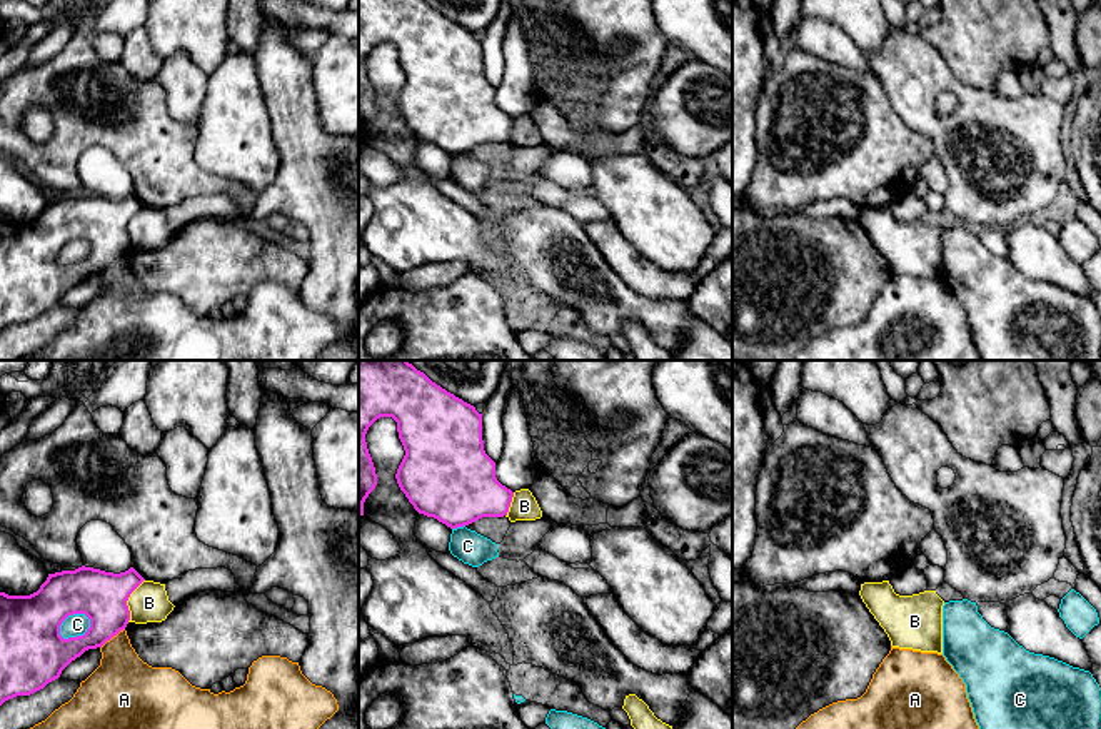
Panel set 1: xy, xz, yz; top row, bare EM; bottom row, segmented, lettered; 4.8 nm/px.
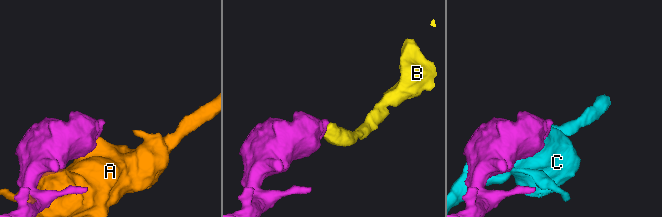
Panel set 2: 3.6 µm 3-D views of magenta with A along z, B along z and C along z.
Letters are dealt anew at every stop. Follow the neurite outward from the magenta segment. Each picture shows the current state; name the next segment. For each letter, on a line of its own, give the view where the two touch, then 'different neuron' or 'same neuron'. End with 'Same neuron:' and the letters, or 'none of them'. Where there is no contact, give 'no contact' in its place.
A: xy | different neuron
B: xy | different neuron
C: xy | different neuron
Same neuron: none of them

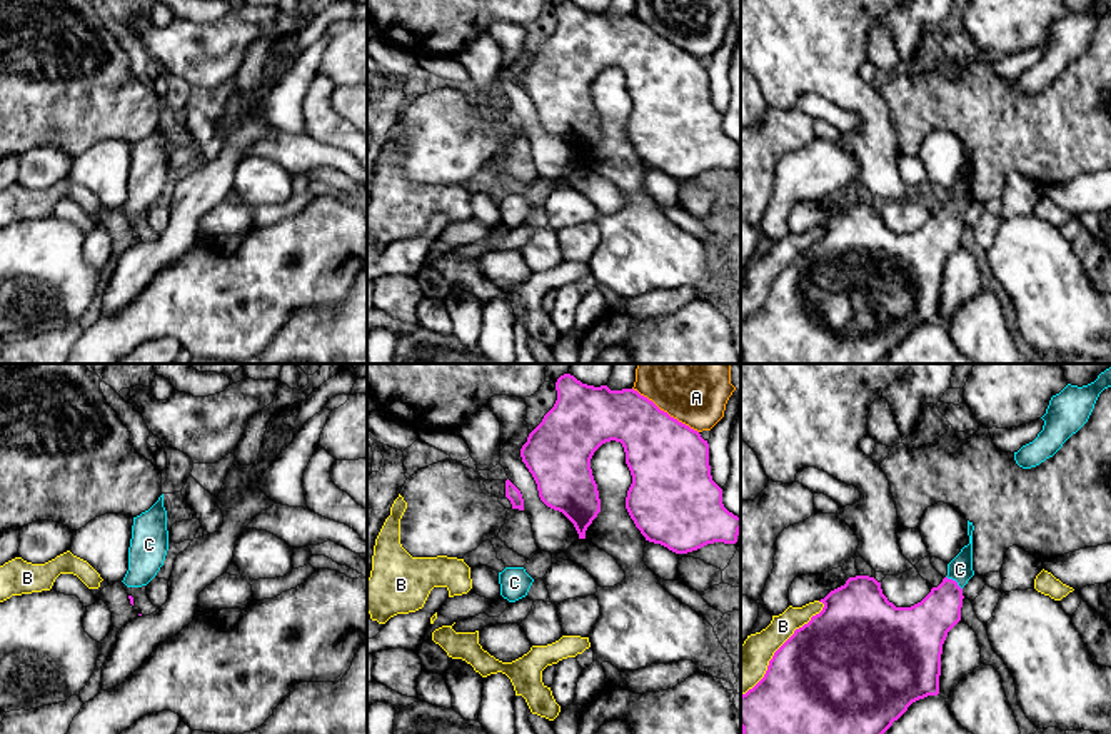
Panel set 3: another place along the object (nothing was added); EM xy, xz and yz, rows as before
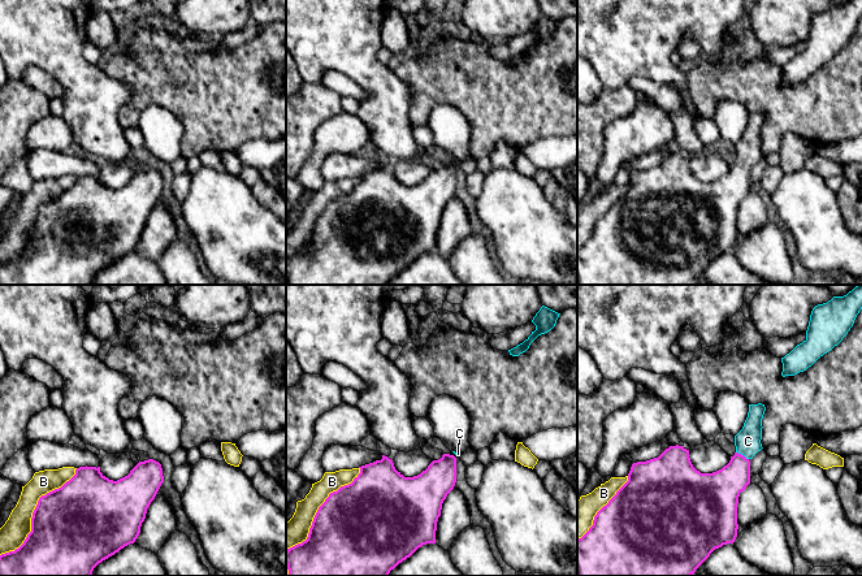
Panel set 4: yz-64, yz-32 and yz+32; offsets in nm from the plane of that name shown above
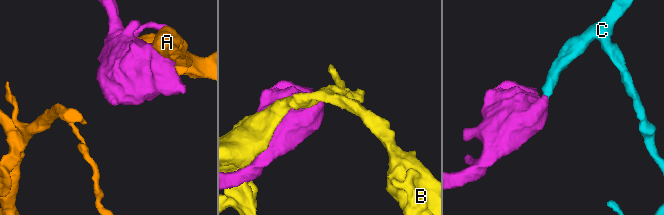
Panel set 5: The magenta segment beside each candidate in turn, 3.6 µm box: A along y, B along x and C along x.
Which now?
A: xz | different neuron
B: yz | different neuron
C: yz | same neuron
Same neuron: C

